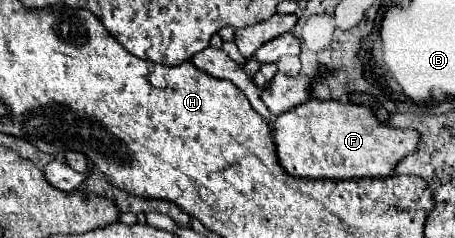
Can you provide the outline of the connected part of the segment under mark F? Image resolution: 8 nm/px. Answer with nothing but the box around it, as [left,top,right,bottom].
[273,99,419,179]

